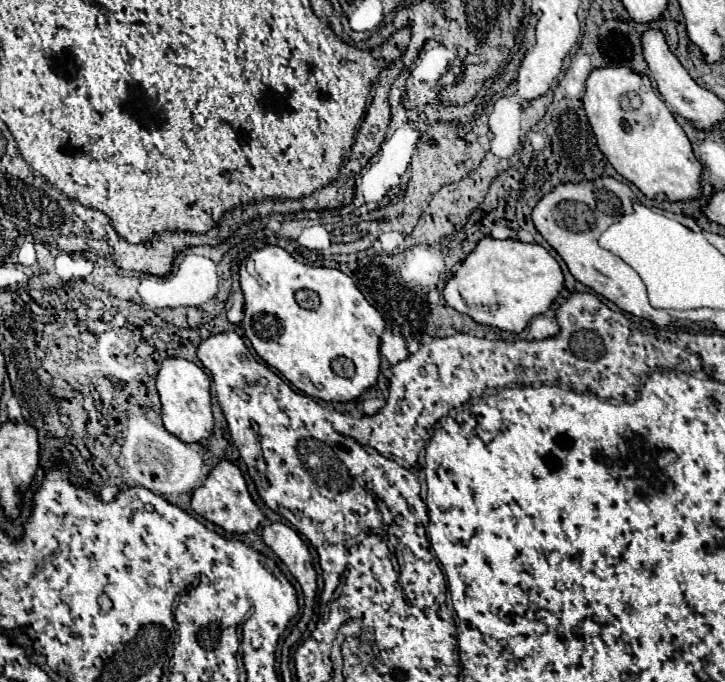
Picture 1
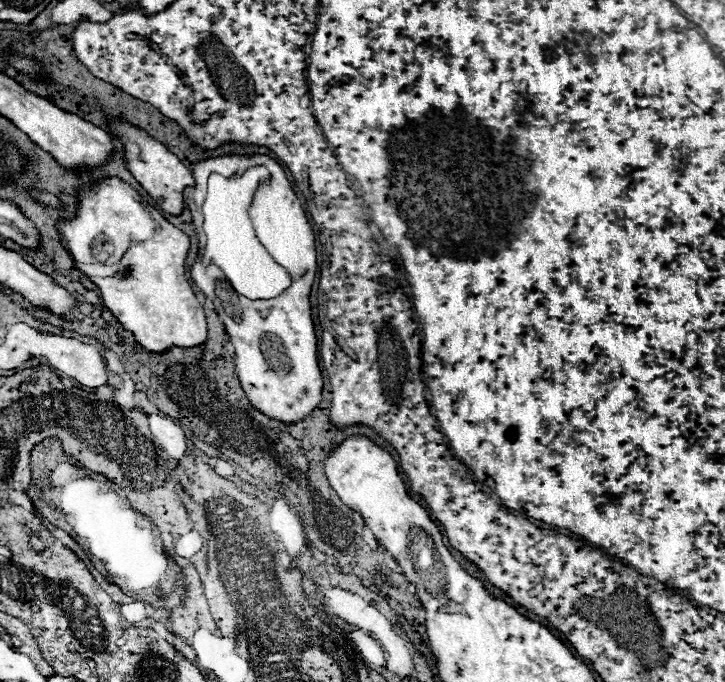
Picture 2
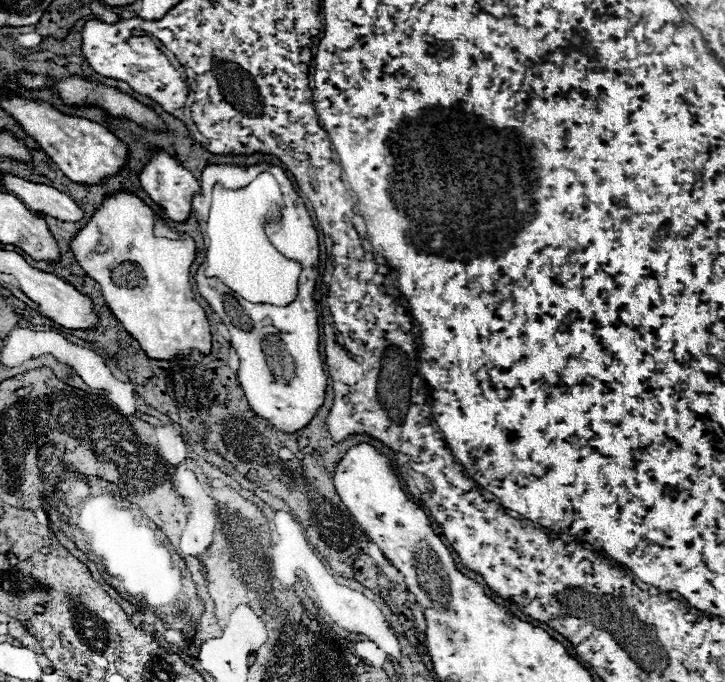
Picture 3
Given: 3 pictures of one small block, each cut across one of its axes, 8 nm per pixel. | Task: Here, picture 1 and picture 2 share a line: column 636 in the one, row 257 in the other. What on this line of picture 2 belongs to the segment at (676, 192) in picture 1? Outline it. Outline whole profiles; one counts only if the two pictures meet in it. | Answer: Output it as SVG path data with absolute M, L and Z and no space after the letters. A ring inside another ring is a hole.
M118 178L102 180L94 190L86 190L80 196L78 216L62 222L64 248L76 258L76 268L84 272L102 294L106 308L120 320L120 324L136 336L136 342L148 352L164 354L172 346L192 348L202 346L208 338L208 324L196 294L186 278L186 256L190 250L190 238L166 218L162 218L134 188Z

